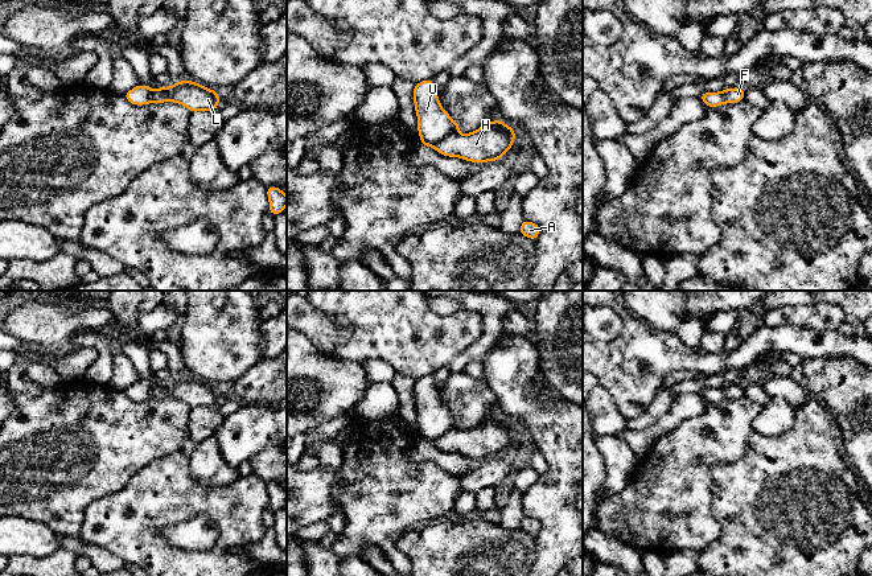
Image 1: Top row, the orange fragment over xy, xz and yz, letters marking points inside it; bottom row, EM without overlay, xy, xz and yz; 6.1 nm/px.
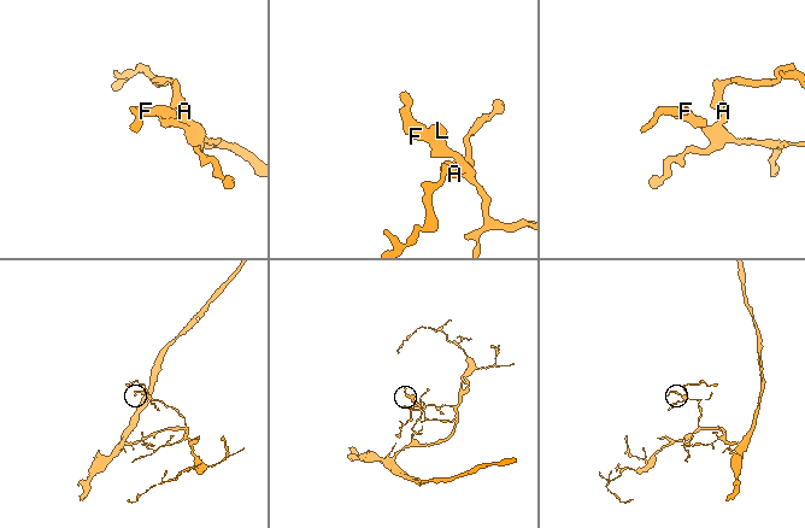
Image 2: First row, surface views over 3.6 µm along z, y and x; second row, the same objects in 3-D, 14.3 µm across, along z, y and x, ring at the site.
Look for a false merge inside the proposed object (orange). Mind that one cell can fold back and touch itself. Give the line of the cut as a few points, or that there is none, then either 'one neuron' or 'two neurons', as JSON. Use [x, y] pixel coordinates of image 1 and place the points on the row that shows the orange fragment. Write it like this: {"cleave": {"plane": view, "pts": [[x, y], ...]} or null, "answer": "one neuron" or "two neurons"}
{"cleave": {"plane": "xz", "pts": [[456, 131], [431, 145]]}, "answer": "two neurons"}

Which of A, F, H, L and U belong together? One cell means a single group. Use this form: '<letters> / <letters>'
A F H L / U

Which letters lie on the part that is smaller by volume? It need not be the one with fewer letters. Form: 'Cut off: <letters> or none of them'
Cut off: U

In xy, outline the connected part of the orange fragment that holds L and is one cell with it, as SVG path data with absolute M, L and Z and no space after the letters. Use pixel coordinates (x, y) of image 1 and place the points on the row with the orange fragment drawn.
M180 81L169 87L157 87L151 92L152 103L174 102L190 112L211 111L219 106L219 92L192 81Z

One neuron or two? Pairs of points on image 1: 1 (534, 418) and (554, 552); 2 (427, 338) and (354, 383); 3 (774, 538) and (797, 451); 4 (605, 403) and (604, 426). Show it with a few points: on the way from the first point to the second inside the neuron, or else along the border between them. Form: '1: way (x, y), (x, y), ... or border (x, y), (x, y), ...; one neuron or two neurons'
1: way (560, 451), (558, 519); one neuron
2: border (330, 358), (361, 365); two neurons
3: way (790, 517), (790, 498), (797, 484), (797, 472); one neuron
4: way (604, 408), (604, 420); one neuron

